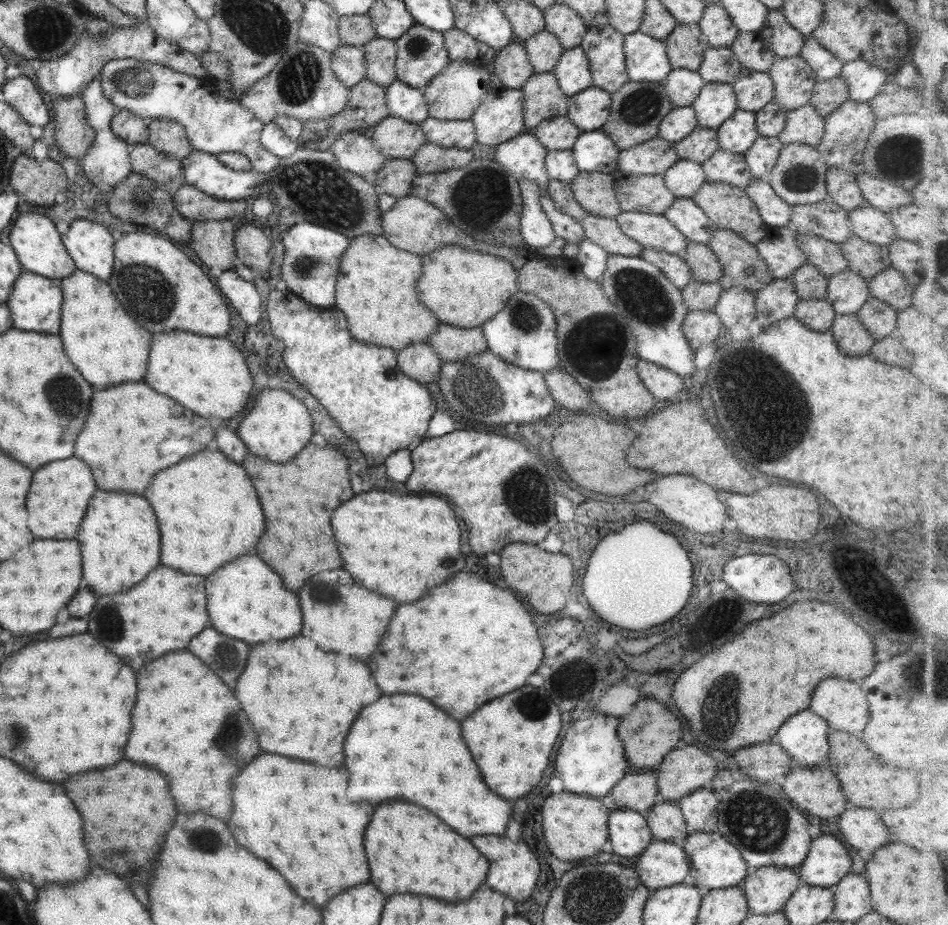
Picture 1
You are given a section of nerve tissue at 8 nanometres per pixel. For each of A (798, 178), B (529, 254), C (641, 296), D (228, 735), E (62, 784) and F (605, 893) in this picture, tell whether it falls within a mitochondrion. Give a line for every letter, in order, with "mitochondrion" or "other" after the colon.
A: mitochondrion
B: other
C: mitochondrion
D: mitochondrion
E: other
F: mitochondrion

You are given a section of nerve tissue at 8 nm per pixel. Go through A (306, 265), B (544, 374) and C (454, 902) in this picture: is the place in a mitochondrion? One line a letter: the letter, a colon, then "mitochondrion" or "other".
A: mitochondrion
B: other
C: other

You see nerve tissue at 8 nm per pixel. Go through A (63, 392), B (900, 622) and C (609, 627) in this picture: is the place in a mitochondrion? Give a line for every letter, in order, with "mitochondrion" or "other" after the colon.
A: mitochondrion
B: other
C: other

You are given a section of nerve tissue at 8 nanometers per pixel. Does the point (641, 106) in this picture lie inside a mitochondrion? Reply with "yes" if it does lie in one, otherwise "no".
yes

